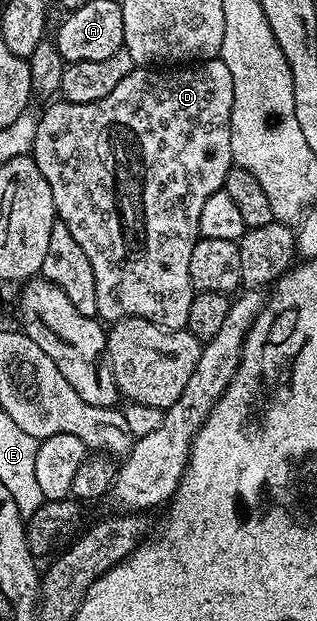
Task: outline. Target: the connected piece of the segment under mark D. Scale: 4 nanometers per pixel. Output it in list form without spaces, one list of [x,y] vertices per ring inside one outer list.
[[[219,58],[188,64],[183,68],[133,68],[130,76],[126,76],[126,80],[122,80],[122,84],[118,84],[118,88],[114,88],[110,96],[102,96],[102,100],[86,104],[56,100],[48,105],[52,104],[53,106],[45,108],[44,115],[39,115],[30,155],[45,176],[46,183],[50,184],[57,219],[64,222],[66,228],[70,228],[70,236],[74,236],[75,242],[82,247],[82,252],[86,252],[90,268],[94,268],[99,317],[108,324],[120,322],[124,318],[145,318],[164,330],[185,329],[194,293],[190,280],[190,252],[194,252],[194,244],[200,237],[198,216],[202,216],[207,198],[224,189],[228,171],[234,165],[230,152],[230,112],[234,108],[234,79],[230,77],[230,68],[226,68],[226,64]]]

